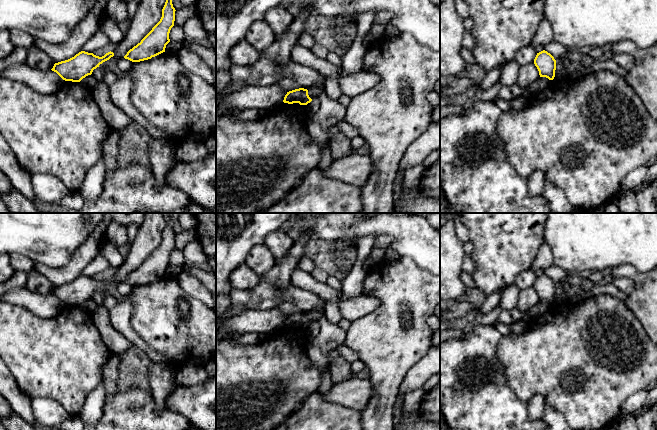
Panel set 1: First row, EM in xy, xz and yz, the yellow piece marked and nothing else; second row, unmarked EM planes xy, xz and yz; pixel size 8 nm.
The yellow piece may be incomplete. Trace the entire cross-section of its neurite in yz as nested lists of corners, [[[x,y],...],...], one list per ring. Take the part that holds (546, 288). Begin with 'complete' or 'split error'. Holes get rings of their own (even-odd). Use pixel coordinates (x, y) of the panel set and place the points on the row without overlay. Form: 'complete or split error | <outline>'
complete | [[[545,274],[537,277],[534,283],[534,288],[539,295],[540,301],[546,301],[549,304],[554,303],[556,294],[556,284],[550,277]]]

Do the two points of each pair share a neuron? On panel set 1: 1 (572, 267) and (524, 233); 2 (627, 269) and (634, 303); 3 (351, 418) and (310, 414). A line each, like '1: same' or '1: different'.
1: different
2: same
3: same

